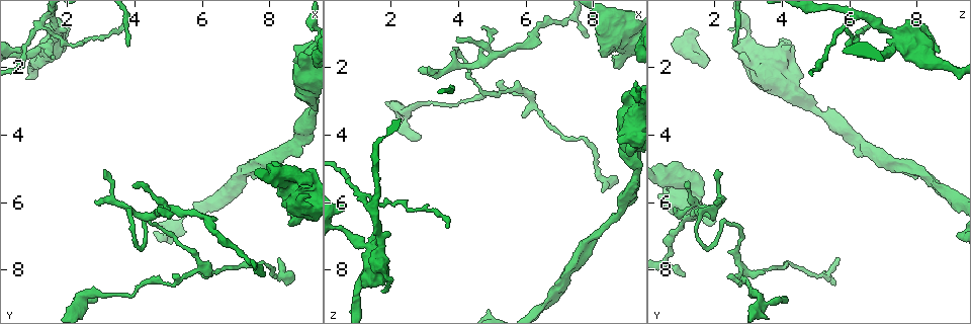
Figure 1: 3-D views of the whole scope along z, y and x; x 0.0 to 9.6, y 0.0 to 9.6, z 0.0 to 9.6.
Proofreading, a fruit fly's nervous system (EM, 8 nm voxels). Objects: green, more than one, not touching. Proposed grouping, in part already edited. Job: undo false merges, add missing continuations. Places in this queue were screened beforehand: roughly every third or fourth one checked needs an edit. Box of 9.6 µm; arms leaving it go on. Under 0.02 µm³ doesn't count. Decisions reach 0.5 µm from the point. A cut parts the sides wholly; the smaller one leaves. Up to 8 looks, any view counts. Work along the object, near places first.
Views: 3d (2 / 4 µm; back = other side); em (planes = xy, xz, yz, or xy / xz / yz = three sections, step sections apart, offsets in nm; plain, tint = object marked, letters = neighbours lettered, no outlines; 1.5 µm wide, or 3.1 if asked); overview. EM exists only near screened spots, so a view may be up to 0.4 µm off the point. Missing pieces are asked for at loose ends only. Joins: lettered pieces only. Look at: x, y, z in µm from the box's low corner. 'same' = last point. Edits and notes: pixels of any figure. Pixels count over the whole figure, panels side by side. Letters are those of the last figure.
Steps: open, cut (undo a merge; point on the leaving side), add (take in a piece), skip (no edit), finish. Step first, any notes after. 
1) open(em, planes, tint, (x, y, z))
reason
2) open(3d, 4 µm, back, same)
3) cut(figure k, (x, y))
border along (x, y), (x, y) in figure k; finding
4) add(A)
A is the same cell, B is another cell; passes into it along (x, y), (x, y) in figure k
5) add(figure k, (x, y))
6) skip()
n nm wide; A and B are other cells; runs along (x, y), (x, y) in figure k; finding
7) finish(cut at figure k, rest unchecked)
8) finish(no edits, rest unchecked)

open(em, planes, plain, (2.80, 6.00, 2.10))
tapers out

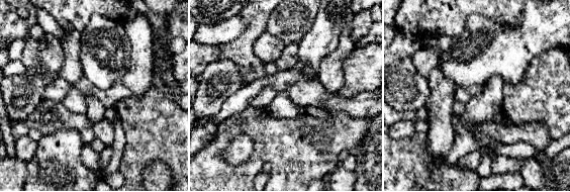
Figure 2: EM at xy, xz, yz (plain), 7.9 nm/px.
open(em, planes, letters, same)

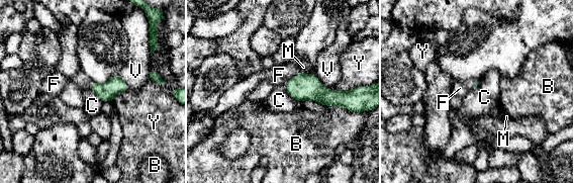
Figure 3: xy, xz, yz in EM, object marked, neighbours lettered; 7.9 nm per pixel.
add(figure 3, (279, 75))
F is the same cell, B, C, M, V and Y are other cells; passes into it along (304, 86), (293, 77), (279, 75) in figure 3; the cell continues

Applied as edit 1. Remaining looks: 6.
open(overview)

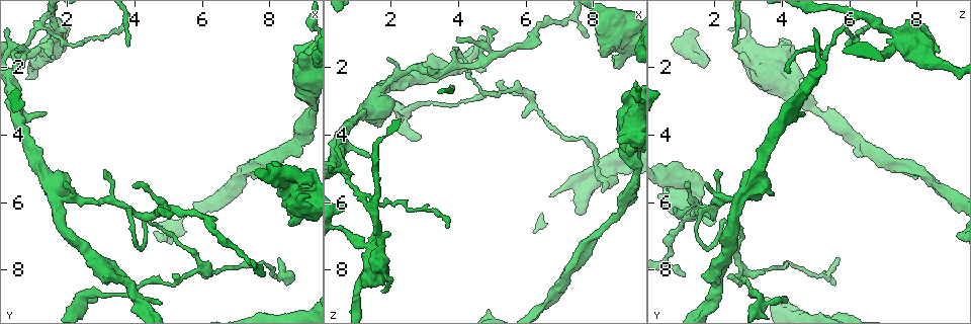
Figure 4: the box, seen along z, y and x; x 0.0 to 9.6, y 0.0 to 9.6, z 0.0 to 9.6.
open(em, planes, tint, (4.20, 7.40, 1.75))
sharp bend

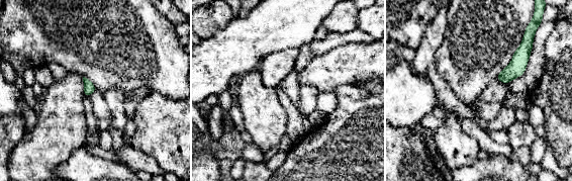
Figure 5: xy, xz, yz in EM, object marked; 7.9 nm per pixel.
open(em, planes, letters, same)
see the neighbours

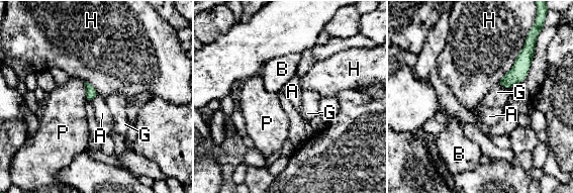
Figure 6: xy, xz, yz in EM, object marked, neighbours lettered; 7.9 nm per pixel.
skip()
H touches over 380 nm; A, B, G, H and P are other cells; border along (98, 95), (90, 101) in figure 6; all the same cell

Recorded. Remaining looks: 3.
open(3d, 2 µm, (8.55, 6.60, 2.05))
an open end

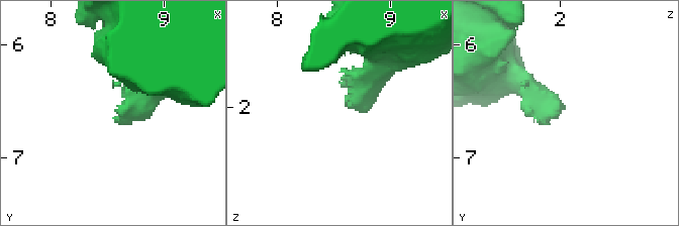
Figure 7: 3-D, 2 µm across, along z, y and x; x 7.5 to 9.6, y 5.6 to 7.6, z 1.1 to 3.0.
open(em, xz, step 8, letters, (8.60, 6.54, 2.00))

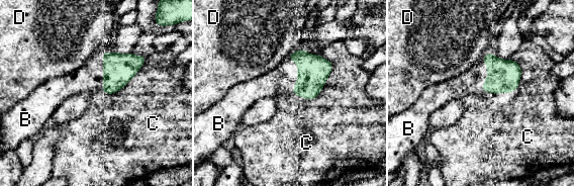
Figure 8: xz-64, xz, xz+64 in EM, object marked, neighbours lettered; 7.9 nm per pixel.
add(figure 8, (89, 78))
B is the same cell, C and D are other cells; it goes on there

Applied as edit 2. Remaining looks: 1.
finish(add at figure 3, add at figure 8, rest unchecked)

